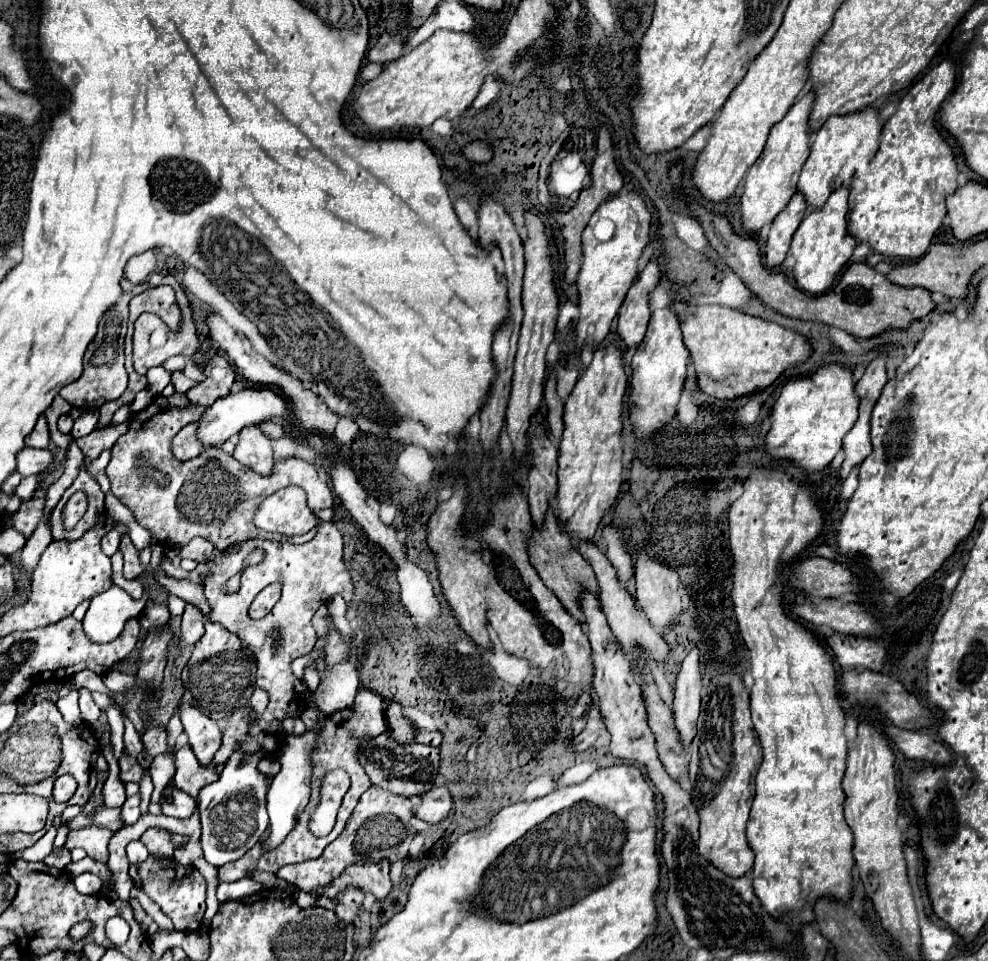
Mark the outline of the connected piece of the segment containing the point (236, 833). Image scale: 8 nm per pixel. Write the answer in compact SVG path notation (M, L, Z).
M239 746L225 762L219 780L203 786L199 790L199 808L201 808L201 828L203 828L203 854L205 858L241 858L249 848L253 848L261 834L265 832L267 818L267 788L271 786L271 776L263 774L257 764L265 758L259 752L243 752Z

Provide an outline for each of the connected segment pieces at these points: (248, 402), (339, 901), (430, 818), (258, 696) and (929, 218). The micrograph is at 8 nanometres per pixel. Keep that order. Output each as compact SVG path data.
M245 388L241 392L233 392L223 396L221 400L217 400L207 412L205 416L199 420L199 440L205 446L213 446L213 444L221 444L225 440L229 440L231 436L235 436L241 428L251 426L251 424L261 424L265 420L277 420L277 422L287 422L289 420L289 402L279 396L277 392L273 392L271 388Z
M349 888L345 892L341 892L337 898L321 898L317 902L323 908L331 908L337 912L337 916L345 922L355 922L355 918L359 916L361 904L363 904L363 892L359 892L357 888Z
M433 788L427 794L421 796L423 804L415 808L415 816L419 816L421 820L429 822L429 824L439 824L443 822L449 812L453 810L453 798L449 794L447 788Z
M255 688L255 694L251 696L251 704L253 704L253 708L255 708L255 714L263 714L265 708L267 708L267 702L269 702L267 694L265 694L263 690Z
M945 58L907 90L907 94L901 98L899 110L883 126L877 154L867 164L865 172L855 174L851 180L849 234L855 236L859 242L869 242L875 252L889 258L921 258L931 246L931 240L947 214L945 196L957 190L957 160L953 148L947 144L935 124L945 96L949 96L949 92L955 88L955 68L955 60Z

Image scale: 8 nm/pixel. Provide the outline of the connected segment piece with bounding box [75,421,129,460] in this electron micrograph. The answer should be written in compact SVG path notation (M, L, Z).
M125 421L115 426L95 430L85 437L75 439L75 441L91 460L95 460L104 449L112 448L119 436L125 434L128 429L129 422Z

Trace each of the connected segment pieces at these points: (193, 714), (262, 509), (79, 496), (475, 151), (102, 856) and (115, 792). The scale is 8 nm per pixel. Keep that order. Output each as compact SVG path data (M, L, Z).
M183 706L181 710L181 722L185 728L185 734L189 738L189 744L199 760L201 766L209 766L215 752L221 746L221 730L215 720L203 716L193 706Z
M283 488L263 500L255 514L257 528L271 533L293 537L309 532L317 518L307 506L305 492L301 488Z
M79 490L67 500L67 504L63 508L63 526L65 526L65 530L73 530L75 524L85 516L85 512L87 512L87 496Z
M473 142L463 152L465 152L467 158L471 158L475 162L487 162L487 160L491 160L491 150L489 150L489 146L485 142Z
M81 828L81 830L71 830L67 834L67 842L65 846L69 850L73 848L83 848L87 852L87 856L91 856L97 862L107 862L109 852L107 852L107 842L113 836L111 830L105 828Z
M105 748L103 756L109 765L109 776L103 784L103 806L107 808L119 808L125 802L125 784L119 780L118 760L113 756L111 748Z

